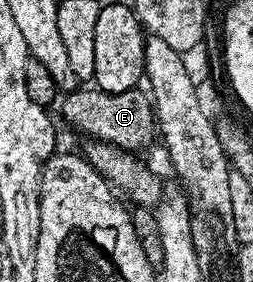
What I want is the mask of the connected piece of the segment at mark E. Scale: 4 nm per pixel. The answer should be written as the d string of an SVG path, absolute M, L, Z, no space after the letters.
M84 87L65 94L61 102L62 113L82 133L91 138L106 141L116 148L138 151L156 137L156 118L151 98L141 88L135 87L123 93L104 93L97 87Z

